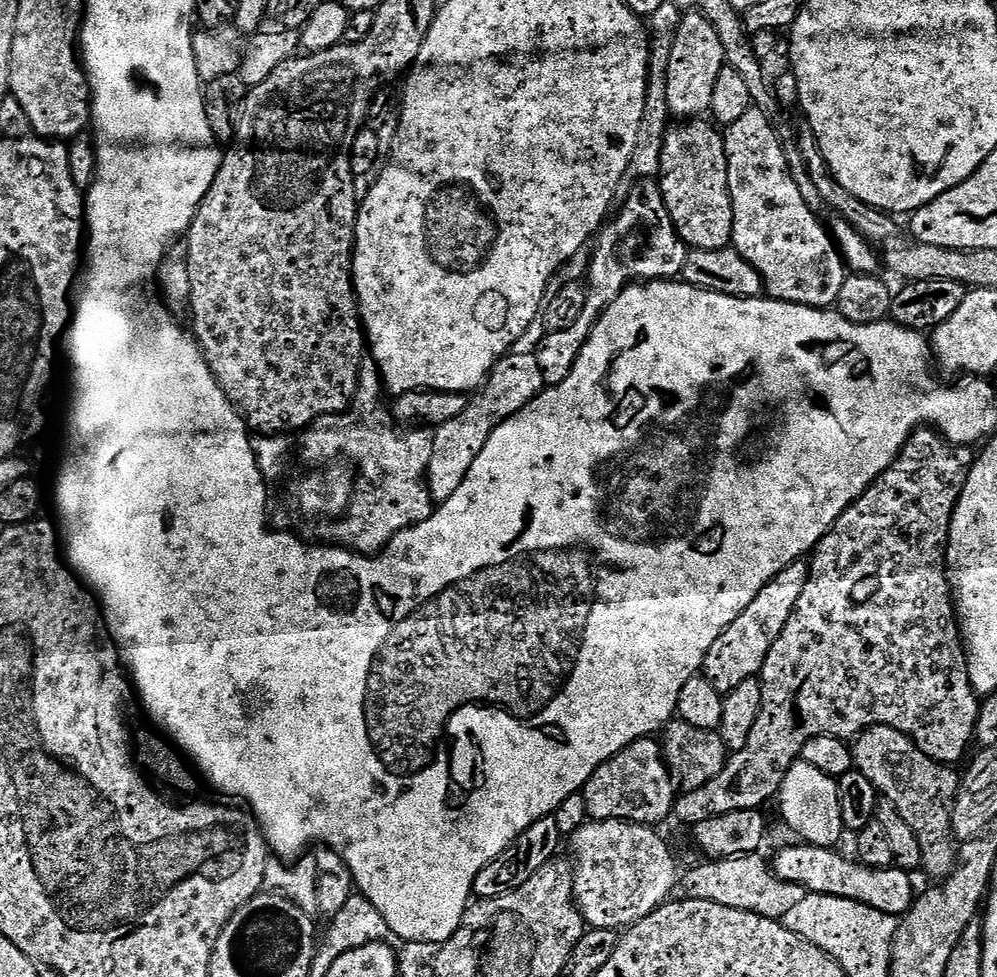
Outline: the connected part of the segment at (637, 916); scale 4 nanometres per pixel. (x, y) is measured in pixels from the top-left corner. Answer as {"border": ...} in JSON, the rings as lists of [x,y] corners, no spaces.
{"border":[[[600,820],[586,822],[569,837],[568,843],[576,856],[573,859],[575,886],[573,896],[577,908],[583,914],[585,923],[591,928],[624,930],[648,917],[670,897],[675,884],[677,887],[680,871],[667,844],[655,833],[653,827],[632,824],[625,820]]]}

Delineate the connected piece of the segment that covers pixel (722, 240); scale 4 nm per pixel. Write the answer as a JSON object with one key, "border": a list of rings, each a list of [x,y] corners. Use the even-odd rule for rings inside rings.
{"border":[[[692,118],[677,124],[680,124],[677,128],[668,128],[661,152],[658,183],[665,208],[676,232],[689,249],[722,250],[731,245],[734,226],[724,137],[715,123],[704,118]]]}

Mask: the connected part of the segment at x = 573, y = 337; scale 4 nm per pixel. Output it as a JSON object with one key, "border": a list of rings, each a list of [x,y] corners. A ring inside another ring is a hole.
{"border":[[[616,227],[610,228],[610,232],[603,234],[604,238],[601,238],[602,242],[594,242],[592,259],[584,280],[586,296],[582,312],[580,312],[576,322],[568,325],[566,328],[556,332],[549,331],[545,335],[546,338],[541,342],[538,350],[535,349],[534,355],[538,362],[538,368],[542,373],[543,382],[547,387],[560,385],[569,376],[569,372],[573,368],[578,354],[581,352],[581,346],[588,340],[589,334],[592,333],[593,326],[595,326],[598,317],[608,308],[610,303],[614,302],[614,298],[618,296],[622,289],[627,287],[618,280],[618,274],[610,274],[610,272],[600,270],[602,264],[604,264],[604,260],[608,260],[610,250],[614,250],[616,254],[626,254],[626,252],[639,250],[639,237],[636,234],[630,234],[624,238],[624,232],[626,230],[616,230]]]}

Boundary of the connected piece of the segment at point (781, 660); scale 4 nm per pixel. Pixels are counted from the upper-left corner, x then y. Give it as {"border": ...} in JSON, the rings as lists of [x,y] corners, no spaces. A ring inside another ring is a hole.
{"border":[[[924,426],[912,433],[905,442],[904,448],[896,455],[896,460],[862,493],[854,503],[843,512],[834,523],[832,529],[816,544],[808,564],[808,581],[802,590],[802,598],[794,606],[782,634],[770,646],[770,654],[766,654],[766,662],[758,677],[762,690],[762,706],[758,714],[758,722],[754,722],[754,730],[750,730],[750,742],[742,746],[742,750],[731,753],[728,765],[718,774],[718,778],[710,778],[706,786],[693,792],[680,792],[674,805],[675,819],[687,826],[694,826],[709,818],[730,814],[731,812],[763,809],[768,799],[775,797],[780,791],[788,767],[801,759],[801,752],[808,740],[819,736],[832,736],[845,742],[881,724],[902,734],[906,734],[934,762],[949,766],[959,765],[964,755],[967,757],[968,743],[973,743],[976,735],[976,723],[980,717],[981,701],[970,682],[968,658],[964,651],[964,642],[960,635],[960,626],[956,619],[956,610],[951,591],[948,587],[946,571],[946,549],[948,546],[948,527],[952,521],[952,512],[956,508],[958,498],[964,489],[968,470],[974,463],[974,452],[971,447],[956,447],[948,443],[939,432]]]}

